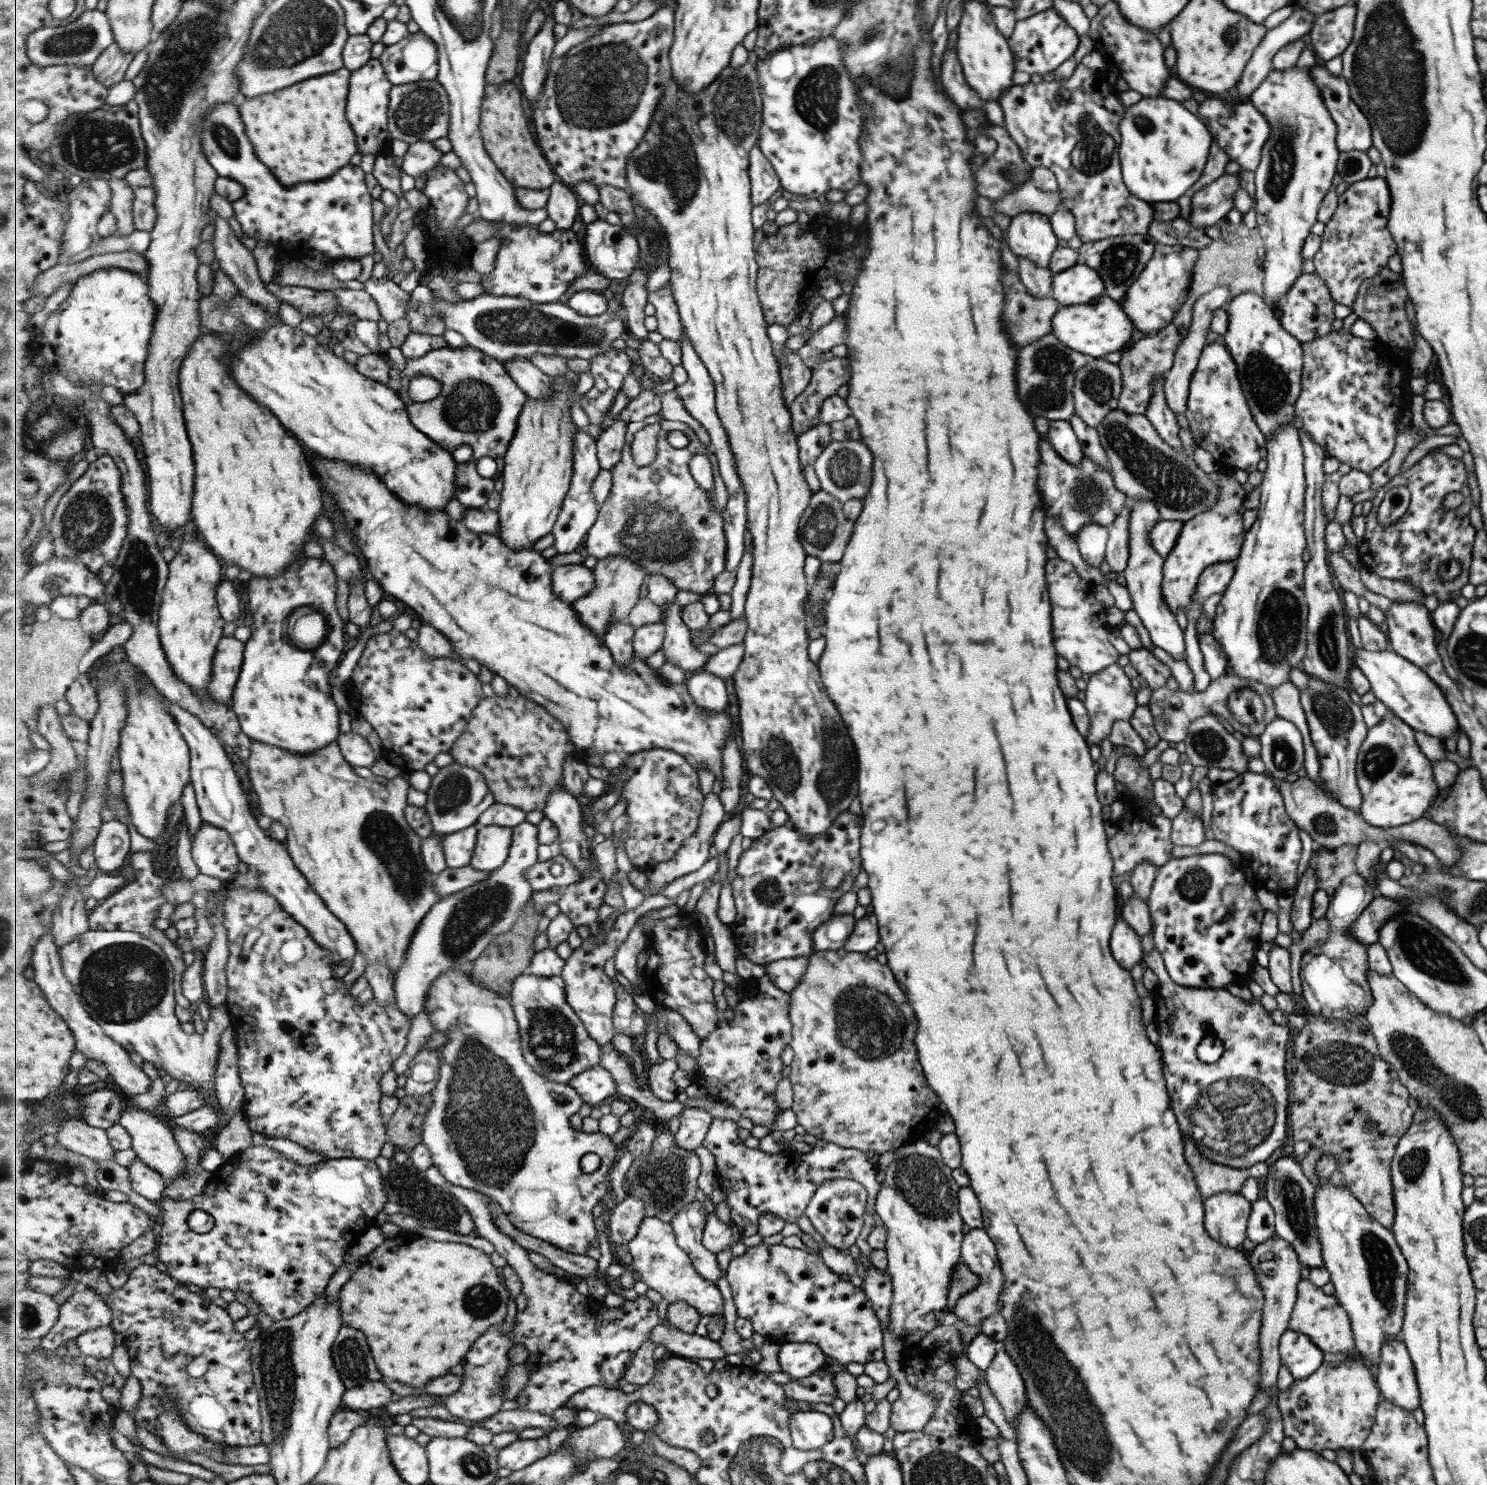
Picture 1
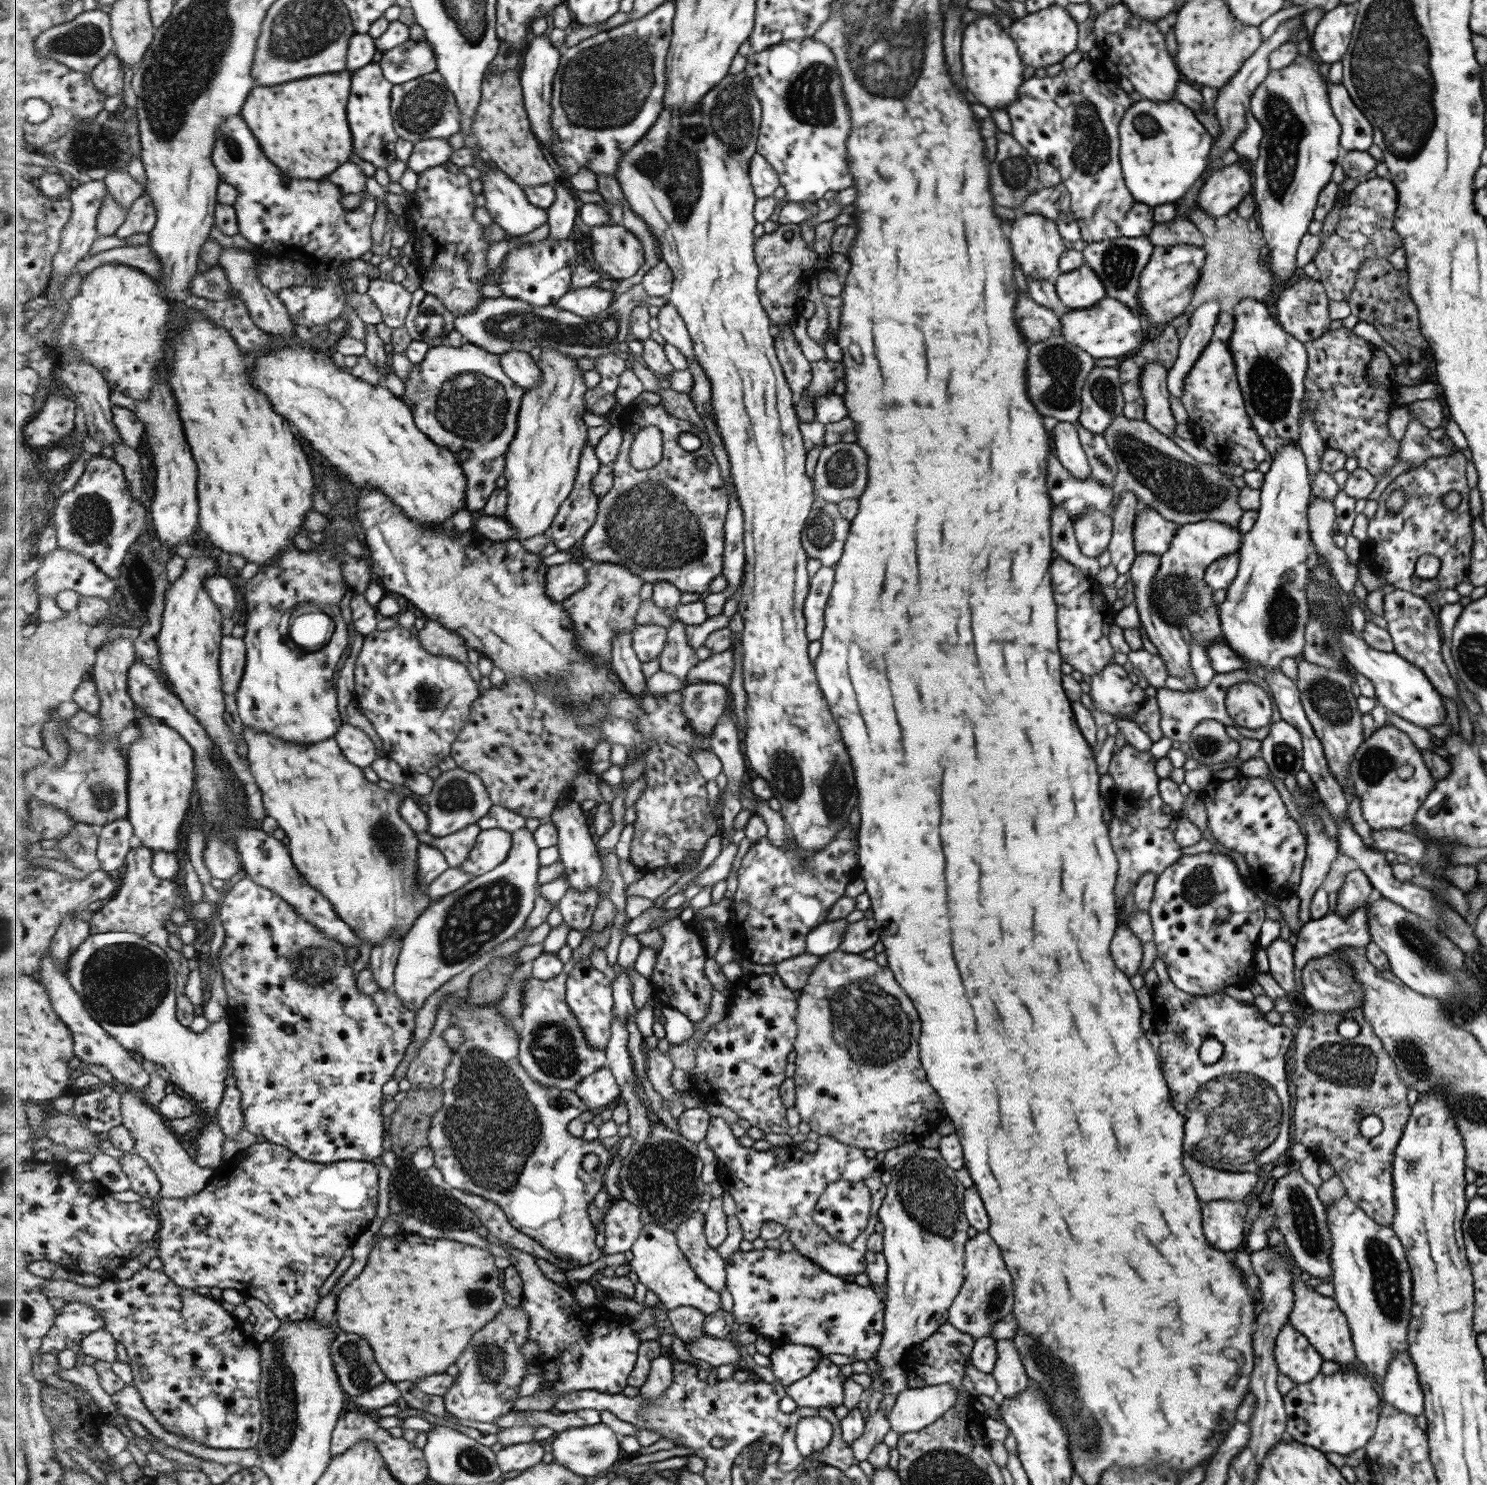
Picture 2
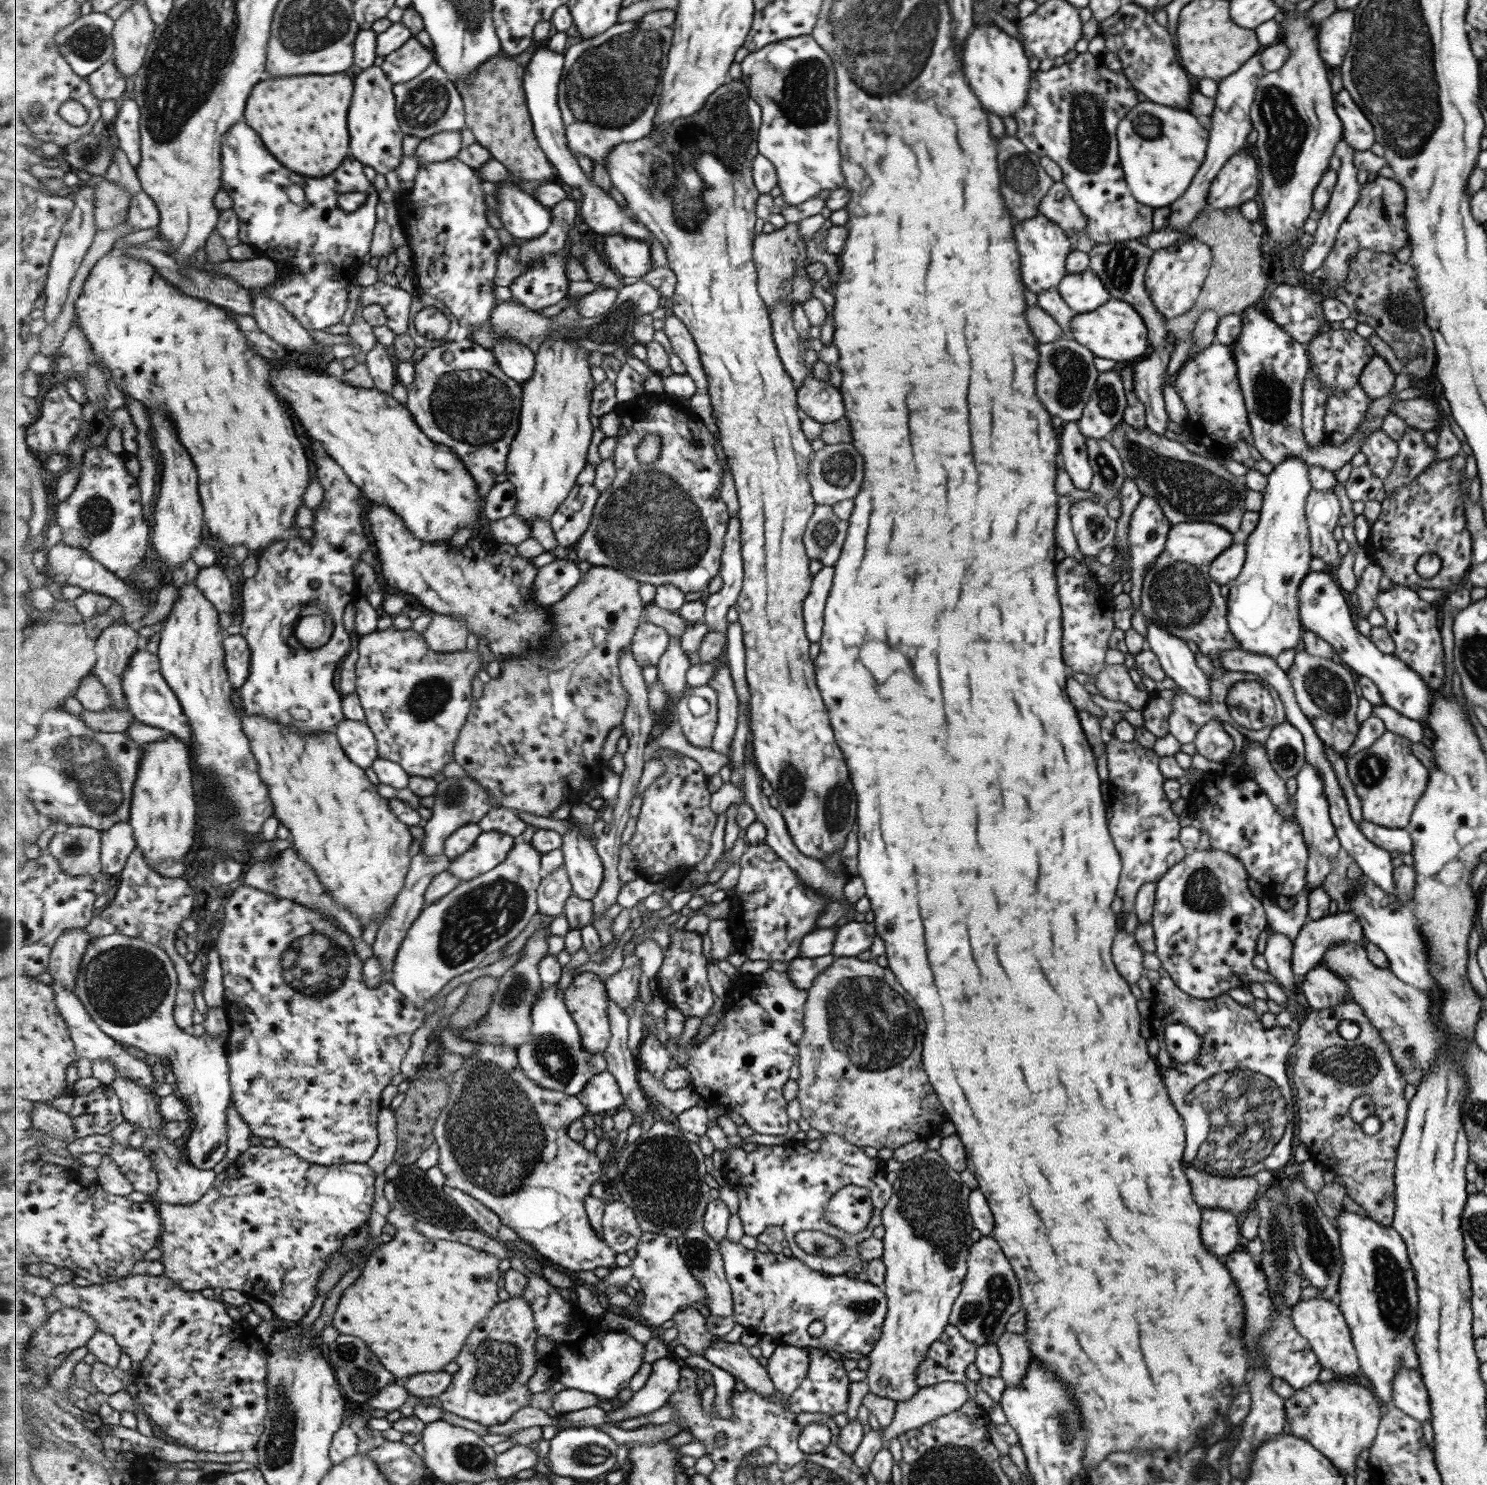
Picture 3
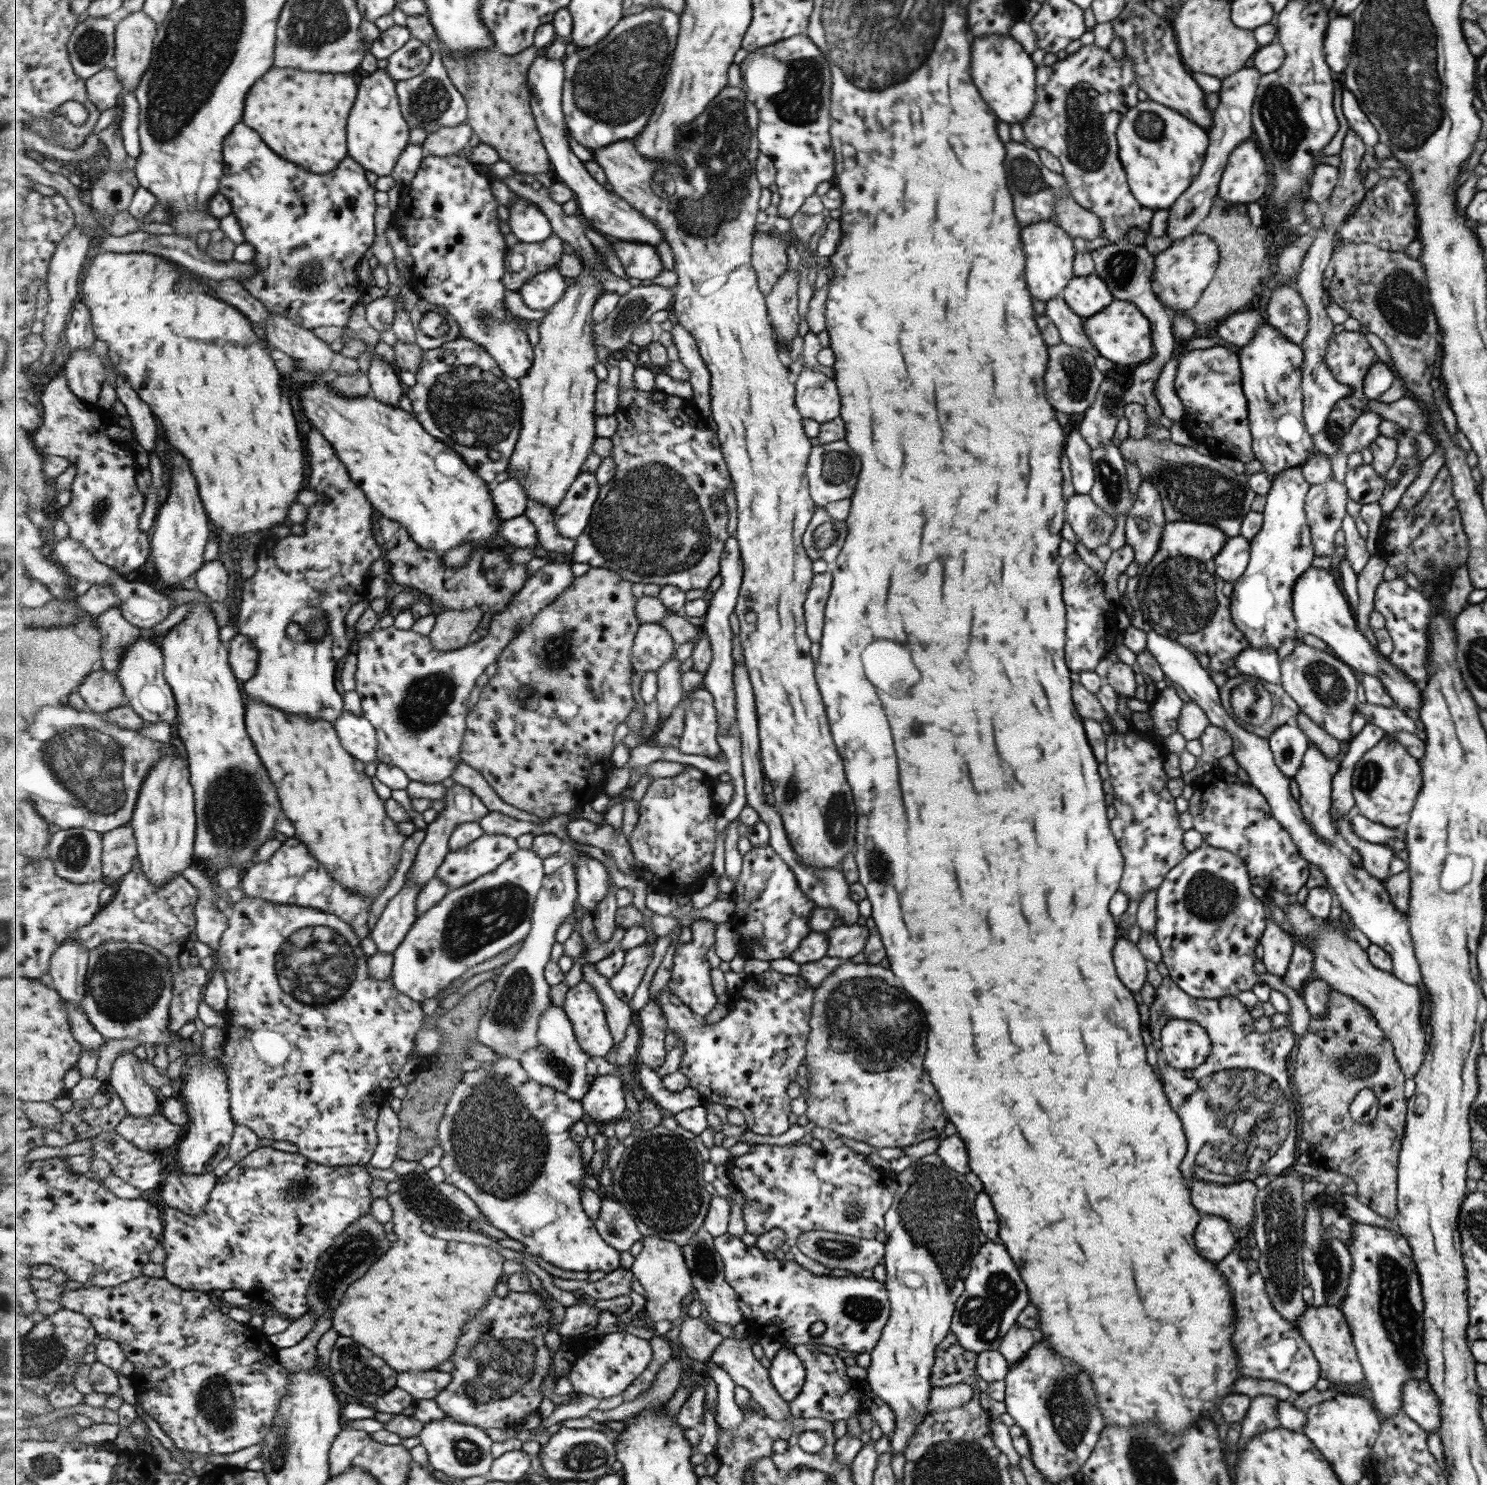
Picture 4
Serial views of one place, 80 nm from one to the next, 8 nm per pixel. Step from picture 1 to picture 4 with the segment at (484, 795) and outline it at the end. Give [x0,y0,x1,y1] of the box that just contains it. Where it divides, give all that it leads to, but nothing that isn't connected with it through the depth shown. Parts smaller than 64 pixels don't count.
[406,784,490,888]

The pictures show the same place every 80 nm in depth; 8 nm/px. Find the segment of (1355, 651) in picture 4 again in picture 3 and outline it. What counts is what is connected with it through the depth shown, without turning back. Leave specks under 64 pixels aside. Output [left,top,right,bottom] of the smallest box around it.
[1298,571,1430,722]

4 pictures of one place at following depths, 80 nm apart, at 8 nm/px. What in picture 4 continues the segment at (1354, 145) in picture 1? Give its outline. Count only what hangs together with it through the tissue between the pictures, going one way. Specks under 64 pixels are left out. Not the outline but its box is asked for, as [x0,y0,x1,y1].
[1341,89,1378,149]

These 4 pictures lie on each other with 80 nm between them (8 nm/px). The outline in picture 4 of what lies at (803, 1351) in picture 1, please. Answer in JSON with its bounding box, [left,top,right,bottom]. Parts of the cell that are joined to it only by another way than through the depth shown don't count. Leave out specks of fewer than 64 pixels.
[770,1348,805,1404]

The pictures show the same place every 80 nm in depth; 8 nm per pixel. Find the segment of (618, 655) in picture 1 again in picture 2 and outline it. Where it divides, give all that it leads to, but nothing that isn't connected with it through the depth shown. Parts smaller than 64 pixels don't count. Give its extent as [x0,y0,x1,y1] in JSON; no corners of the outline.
[612,633,647,700]

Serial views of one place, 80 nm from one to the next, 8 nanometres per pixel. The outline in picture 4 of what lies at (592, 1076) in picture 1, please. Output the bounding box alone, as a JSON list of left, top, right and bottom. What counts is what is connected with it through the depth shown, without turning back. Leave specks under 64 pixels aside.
[581,1074,629,1128]

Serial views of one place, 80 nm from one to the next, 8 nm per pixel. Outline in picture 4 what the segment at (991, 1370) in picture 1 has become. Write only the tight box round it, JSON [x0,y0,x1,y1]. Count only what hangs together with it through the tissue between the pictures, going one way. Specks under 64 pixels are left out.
[997,1324,1036,1367]

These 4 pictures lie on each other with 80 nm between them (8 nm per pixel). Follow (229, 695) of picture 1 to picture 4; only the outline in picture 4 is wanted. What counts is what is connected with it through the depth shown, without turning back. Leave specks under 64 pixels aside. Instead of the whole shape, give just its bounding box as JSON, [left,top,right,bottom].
[227,632,261,685]

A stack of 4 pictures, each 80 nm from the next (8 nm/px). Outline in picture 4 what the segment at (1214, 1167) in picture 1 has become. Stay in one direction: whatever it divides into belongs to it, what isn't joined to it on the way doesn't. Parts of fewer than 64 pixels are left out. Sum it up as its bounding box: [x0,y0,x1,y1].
[1190,1177,1256,1240]

